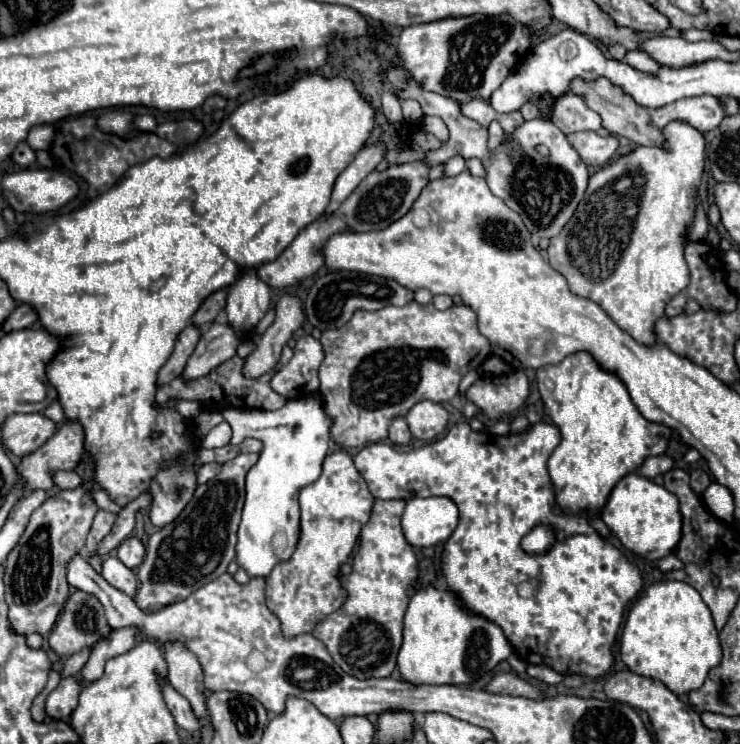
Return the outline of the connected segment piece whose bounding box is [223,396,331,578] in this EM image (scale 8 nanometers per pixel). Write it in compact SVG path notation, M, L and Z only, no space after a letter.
M317 396L287 400L281 410L223 410L223 418L233 428L233 438L259 438L263 442L261 456L257 464L247 474L247 498L243 506L243 520L239 524L239 542L237 542L237 562L247 570L249 576L267 576L271 568L283 560L289 560L299 538L299 490L307 484L313 484L321 474L323 458L327 456L329 446L329 416L325 414L321 400Z

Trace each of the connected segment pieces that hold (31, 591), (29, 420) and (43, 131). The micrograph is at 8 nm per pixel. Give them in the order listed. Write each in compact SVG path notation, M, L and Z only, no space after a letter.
M83 484L75 490L59 490L33 512L23 536L5 562L5 598L9 604L9 620L17 634L41 632L45 636L53 628L69 598L69 584L65 580L67 562L85 546L97 510L89 484Z
M11 414L1 430L5 446L15 456L25 456L41 448L57 432L57 424L43 414Z
M43 124L43 126L33 126L33 130L29 130L29 136L27 136L27 144L33 148L33 150L47 150L49 148L49 142L53 138L53 126L49 124Z

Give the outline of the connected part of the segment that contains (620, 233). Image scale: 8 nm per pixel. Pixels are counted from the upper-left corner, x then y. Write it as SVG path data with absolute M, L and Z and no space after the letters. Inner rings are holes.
M673 120L669 122L663 130L663 142L659 146L637 146L635 150L631 150L629 154L623 154L619 156L615 162L611 162L609 166L601 168L599 172L595 172L591 178L589 178L589 186L587 186L587 192L583 196L583 200L579 202L573 218L563 226L561 234L553 236L551 242L549 242L549 248L547 248L547 254L549 254L549 264L567 278L569 282L569 290L581 298L587 298L587 300L593 300L595 304L599 304L609 316L611 320L621 328L625 330L627 334L631 334L639 344L643 346L653 346L655 344L655 322L665 316L665 306L671 302L673 296L677 296L681 290L687 288L689 284L689 268L687 268L687 262L685 262L685 246L689 242L689 230L691 230L691 224L695 220L695 212L697 212L697 192L699 192L699 186L701 186L701 178L703 178L703 170L705 170L705 134L697 128L693 128L691 124L683 122L683 120Z

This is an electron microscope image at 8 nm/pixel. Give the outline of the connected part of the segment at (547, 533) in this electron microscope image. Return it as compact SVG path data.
M537 526L537 528L533 528L525 538L523 538L523 542L521 542L521 546L523 546L523 550L525 552L535 552L535 554L539 554L539 552L545 552L551 544L553 544L553 530L551 528L547 528L547 526Z

